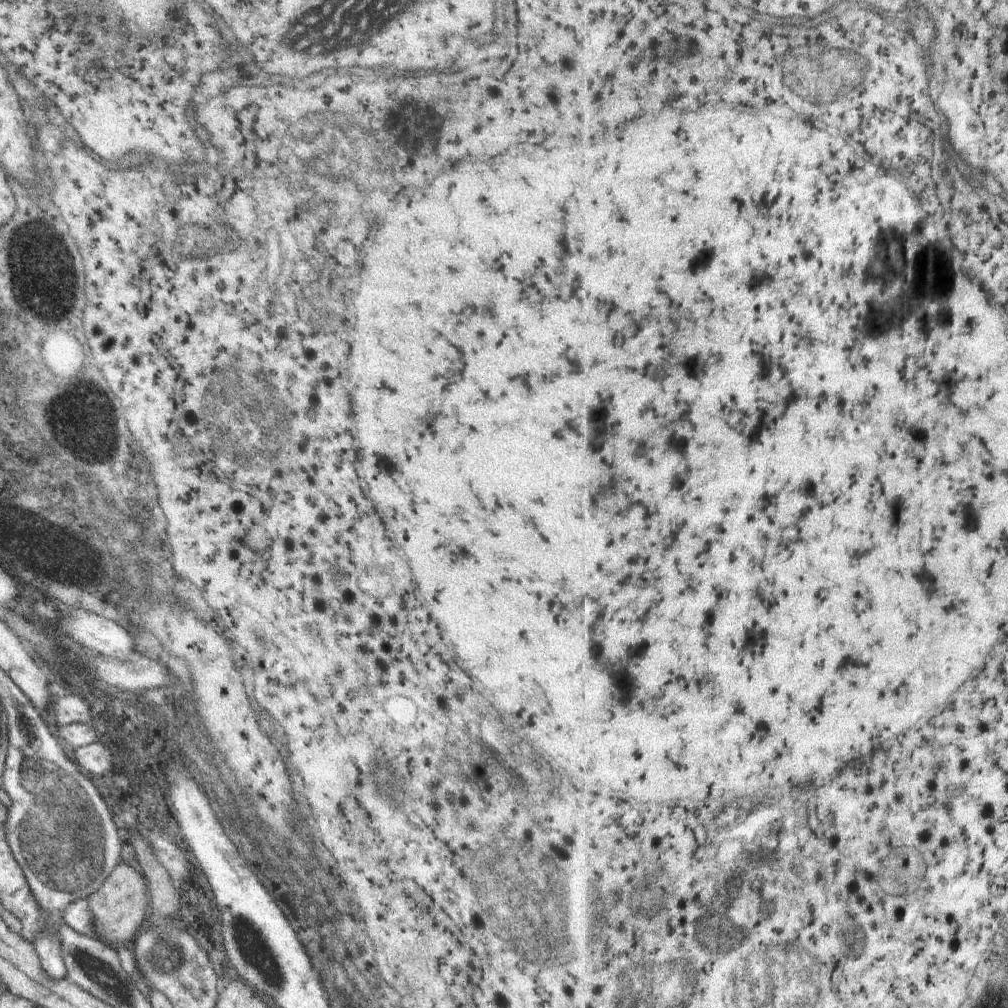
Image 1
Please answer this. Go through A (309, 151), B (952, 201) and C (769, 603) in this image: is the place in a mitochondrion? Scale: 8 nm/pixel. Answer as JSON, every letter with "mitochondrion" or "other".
{"A":"mitochondrion","B":"other","C":"other"}

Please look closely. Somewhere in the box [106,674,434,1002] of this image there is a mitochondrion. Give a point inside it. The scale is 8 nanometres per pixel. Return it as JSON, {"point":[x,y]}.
{"point":[167,956]}

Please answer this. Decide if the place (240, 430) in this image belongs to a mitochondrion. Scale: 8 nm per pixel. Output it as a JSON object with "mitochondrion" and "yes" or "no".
{"mitochondrion":"yes"}

